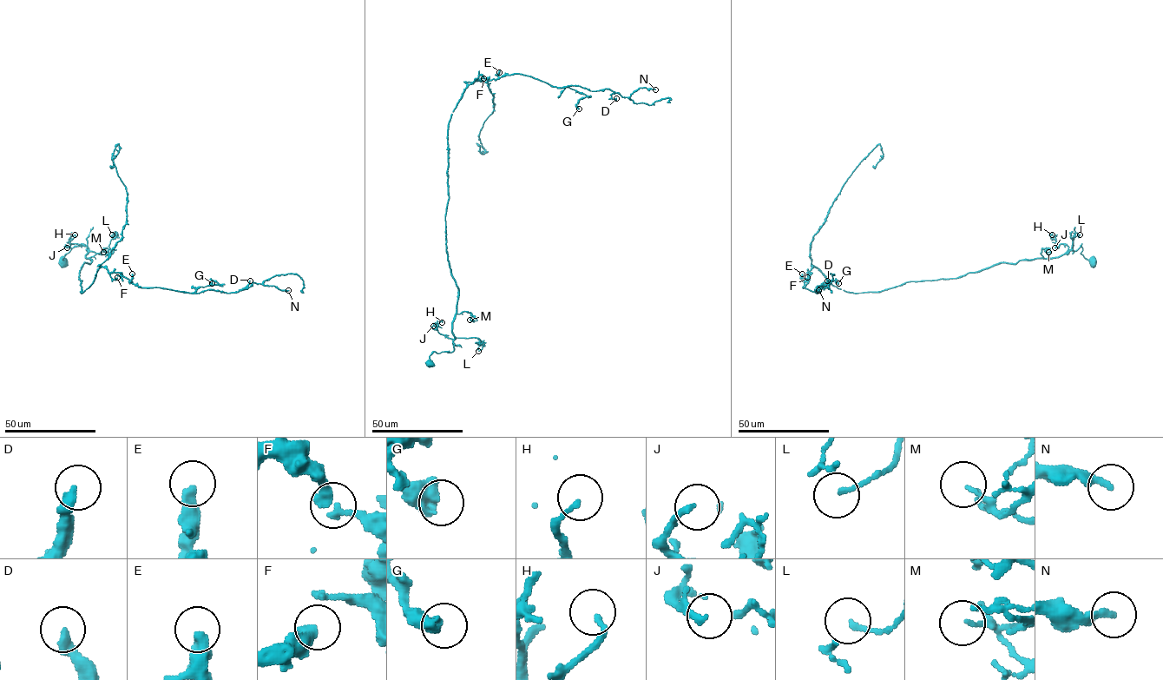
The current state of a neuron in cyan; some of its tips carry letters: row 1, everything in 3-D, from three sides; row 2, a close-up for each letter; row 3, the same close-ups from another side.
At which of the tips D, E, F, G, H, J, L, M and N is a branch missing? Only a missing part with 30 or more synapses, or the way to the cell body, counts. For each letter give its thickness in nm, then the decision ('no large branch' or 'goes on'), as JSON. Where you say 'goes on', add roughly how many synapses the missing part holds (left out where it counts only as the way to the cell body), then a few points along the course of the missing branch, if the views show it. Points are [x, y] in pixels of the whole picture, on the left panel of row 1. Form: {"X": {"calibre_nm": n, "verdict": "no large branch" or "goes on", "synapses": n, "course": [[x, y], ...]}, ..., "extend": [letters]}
{"D": {"calibre_nm": 320, "verdict": "no large branch"}, "E": {"calibre_nm": 400, "verdict": "no large branch"}, "F": {"calibre_nm": 240, "verdict": "no large branch"}, "G": {"calibre_nm": 550, "verdict": "no large branch"}, "H": {"calibre_nm": 150, "verdict": "no large branch"}, "J": {"calibre_nm": 200, "verdict": "no large branch"}, "L": {"calibre_nm": 110, "verdict": "no large branch"}, "M": {"calibre_nm": 130, "verdict": "no large branch"}, "N": {"calibre_nm": 300, "verdict": "no large branch"}, "extend": []}

